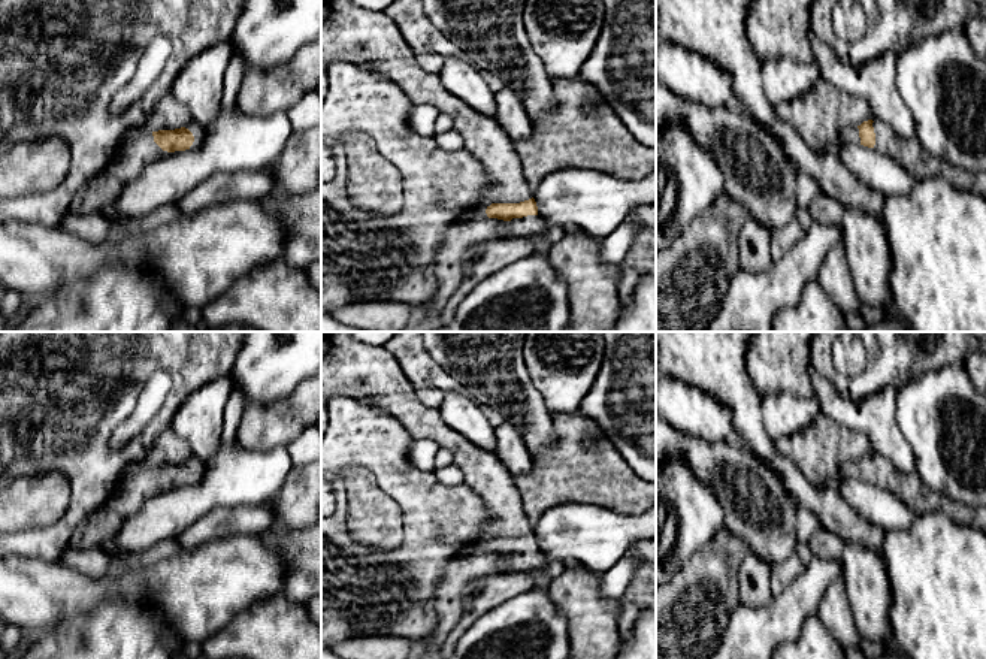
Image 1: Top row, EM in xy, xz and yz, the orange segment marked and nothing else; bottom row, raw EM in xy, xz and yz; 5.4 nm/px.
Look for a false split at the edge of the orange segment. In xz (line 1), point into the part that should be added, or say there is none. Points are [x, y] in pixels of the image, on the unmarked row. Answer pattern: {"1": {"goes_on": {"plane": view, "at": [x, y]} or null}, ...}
{"1": {"goes_on": {"plane": "xz", "at": [372, 374]}}}

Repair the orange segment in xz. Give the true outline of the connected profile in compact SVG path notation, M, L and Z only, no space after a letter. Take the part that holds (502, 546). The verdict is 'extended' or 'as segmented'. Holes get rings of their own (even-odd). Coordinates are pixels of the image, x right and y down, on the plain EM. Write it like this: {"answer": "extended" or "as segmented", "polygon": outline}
{"answer": "extended", "polygon": "M321 332L321 406L327 406L336 395L370 402L394 417L412 439L427 438L439 448L450 451L453 465L463 472L463 483L483 499L490 516L490 523L483 529L480 538L466 545L462 554L487 551L503 554L508 557L509 572L535 572L536 578L532 589L548 589L551 580L541 572L547 559L538 550L538 541L523 510L523 499L515 487L514 477L494 453L471 444L444 421L439 409L426 406L417 397L415 387L384 345L372 347L354 341L348 332Z"}

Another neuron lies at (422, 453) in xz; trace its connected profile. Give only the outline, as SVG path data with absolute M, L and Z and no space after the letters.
M414 439L409 447L409 460L420 471L435 472L433 462L438 450L432 439Z

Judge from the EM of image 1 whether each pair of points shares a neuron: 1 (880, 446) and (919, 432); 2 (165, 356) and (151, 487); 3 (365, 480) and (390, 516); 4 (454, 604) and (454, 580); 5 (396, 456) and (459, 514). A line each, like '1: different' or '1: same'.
1: different
2: different
3: same
4: same
5: same

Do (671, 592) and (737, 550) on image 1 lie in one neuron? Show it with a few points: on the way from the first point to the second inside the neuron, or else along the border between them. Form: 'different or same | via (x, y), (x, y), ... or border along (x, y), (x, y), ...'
same | via (687, 586), (695, 586), (720, 561)

